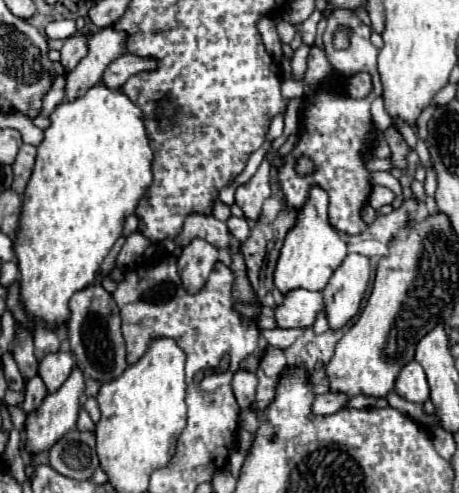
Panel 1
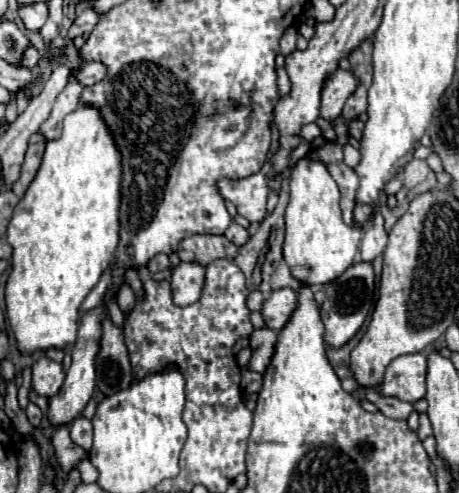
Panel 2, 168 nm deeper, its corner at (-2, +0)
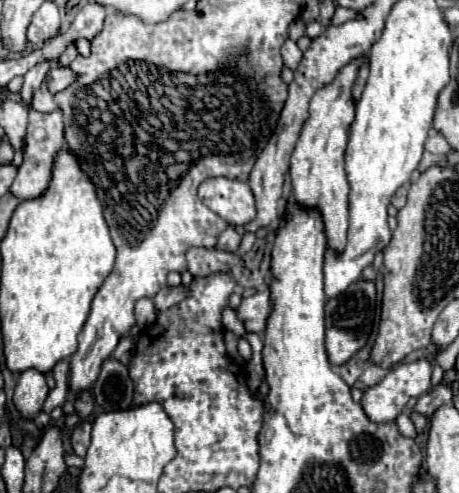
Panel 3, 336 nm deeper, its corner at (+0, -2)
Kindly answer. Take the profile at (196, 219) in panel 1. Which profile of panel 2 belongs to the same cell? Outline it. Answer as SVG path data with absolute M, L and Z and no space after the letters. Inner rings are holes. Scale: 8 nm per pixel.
M192 235L180 243L178 255L186 263L208 265L214 259L234 259L238 247L224 235Z

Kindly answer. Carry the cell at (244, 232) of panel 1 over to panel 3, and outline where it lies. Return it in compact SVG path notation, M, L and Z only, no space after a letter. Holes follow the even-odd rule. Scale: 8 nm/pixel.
M228 227L228 229L218 237L216 247L218 247L218 249L224 249L224 251L232 251L232 253L236 253L238 247L240 247L240 241L242 241L242 235L236 233L234 227Z

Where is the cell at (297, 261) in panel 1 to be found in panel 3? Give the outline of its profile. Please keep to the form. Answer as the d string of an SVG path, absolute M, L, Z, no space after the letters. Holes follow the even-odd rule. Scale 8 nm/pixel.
M366 57L354 59L344 69L338 71L336 79L320 89L310 101L310 117L302 127L300 139L292 151L290 159L290 177L292 177L292 193L300 207L320 211L326 243L330 251L342 251L346 247L346 229L348 229L348 181L344 171L344 149L348 143L348 129L354 121L354 99L352 99L352 83L356 79L356 71Z

